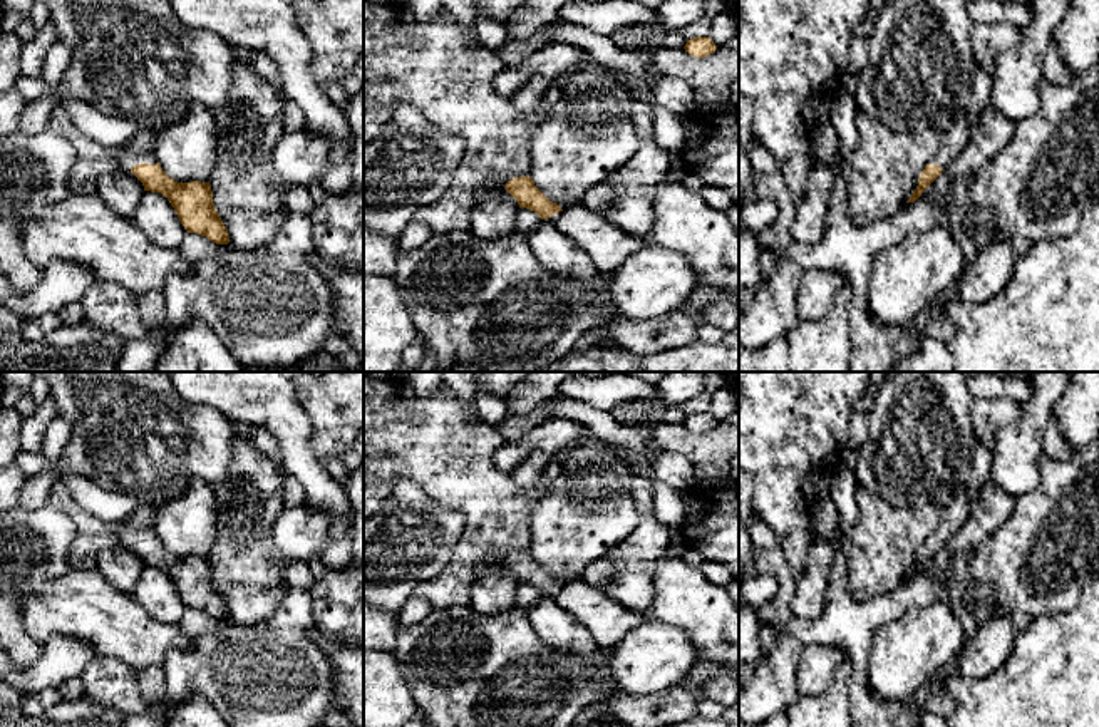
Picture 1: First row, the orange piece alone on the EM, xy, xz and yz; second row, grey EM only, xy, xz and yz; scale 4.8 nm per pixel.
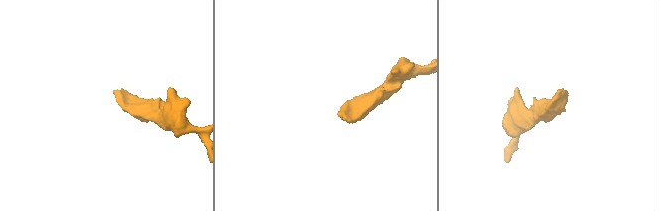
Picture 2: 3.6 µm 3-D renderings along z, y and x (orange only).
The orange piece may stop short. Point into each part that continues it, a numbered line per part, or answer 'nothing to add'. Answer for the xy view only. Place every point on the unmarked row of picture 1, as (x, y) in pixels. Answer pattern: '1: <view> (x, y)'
1: xy (128, 533)

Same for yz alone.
1: yz (952, 518)

